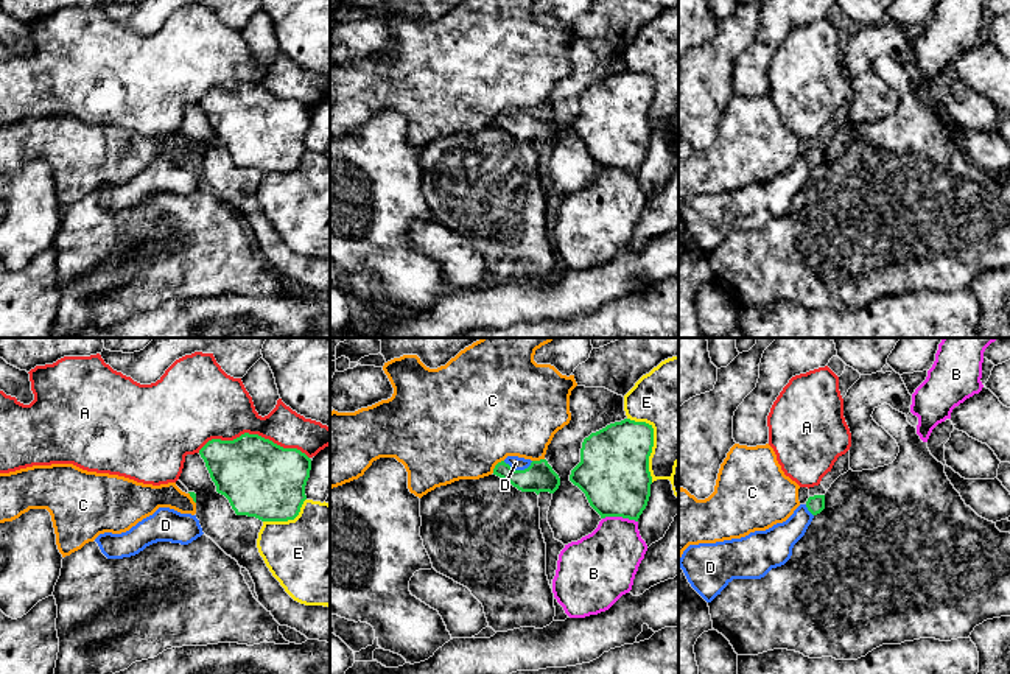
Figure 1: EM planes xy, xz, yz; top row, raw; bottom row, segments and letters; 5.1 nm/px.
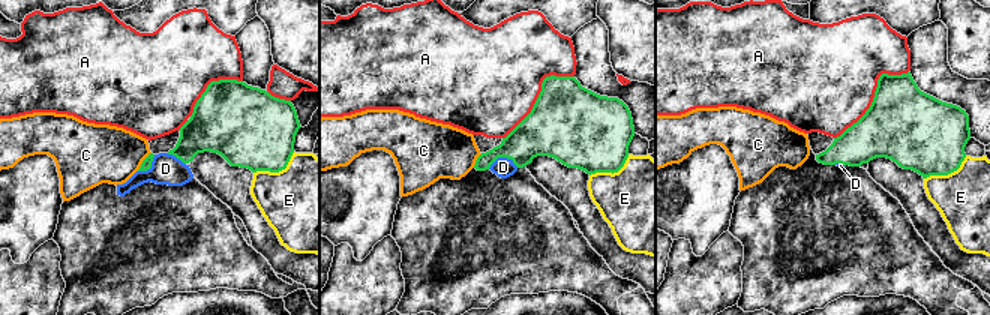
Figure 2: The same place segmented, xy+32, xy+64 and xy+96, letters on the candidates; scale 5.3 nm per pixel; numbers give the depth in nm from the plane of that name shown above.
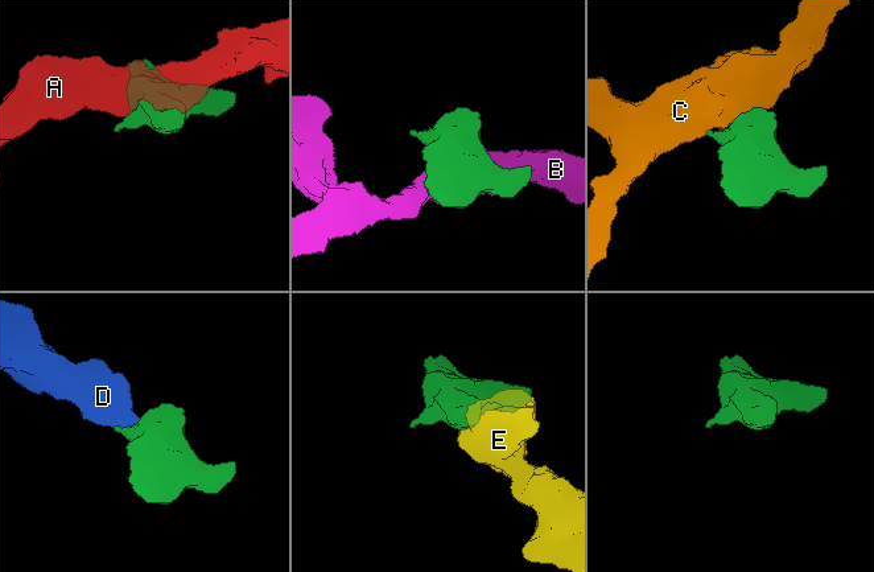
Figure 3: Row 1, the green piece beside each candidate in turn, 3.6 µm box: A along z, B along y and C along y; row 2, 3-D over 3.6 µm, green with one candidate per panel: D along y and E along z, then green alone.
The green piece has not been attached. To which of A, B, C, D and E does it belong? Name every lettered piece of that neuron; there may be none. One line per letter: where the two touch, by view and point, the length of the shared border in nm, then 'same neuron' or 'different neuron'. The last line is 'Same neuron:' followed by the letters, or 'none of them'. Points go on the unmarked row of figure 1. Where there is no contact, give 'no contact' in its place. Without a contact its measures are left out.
A: meets green in xy at (254, 86); contact 600 nm long; different neuron
B: meets green in xz at (620, 167); contact 190 nm long; different neuron
C: meets green in xz at (495, 117); contact 90 nm long; different neuron
D: meets green in xz at (519, 122); contact 160 nm long; same neuron
E: meets green in xz at (652, 94); contact 360 nm long; different neuron
Same neuron: D

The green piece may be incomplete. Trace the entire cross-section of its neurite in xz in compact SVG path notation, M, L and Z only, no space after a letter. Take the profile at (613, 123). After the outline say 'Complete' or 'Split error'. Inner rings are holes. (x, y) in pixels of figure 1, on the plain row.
M630 70L610 75L584 90L580 114L571 121L570 132L585 145L601 170L622 168L638 173L651 148L649 107L652 98L652 76Z. Complete

